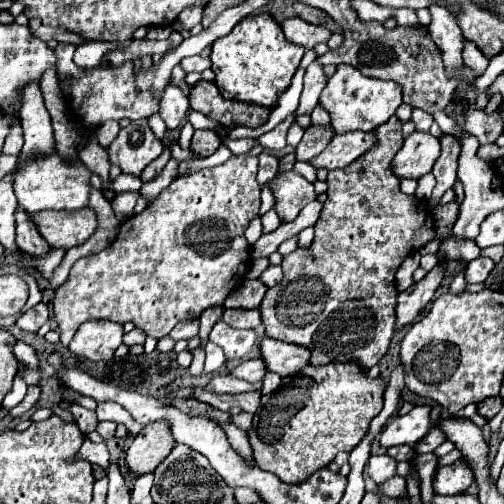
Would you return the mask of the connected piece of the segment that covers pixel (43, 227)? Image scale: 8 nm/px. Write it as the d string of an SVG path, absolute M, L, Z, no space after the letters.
M92 207L78 211L42 211L30 217L38 225L38 231L48 245L62 249L86 243L98 227L96 211Z

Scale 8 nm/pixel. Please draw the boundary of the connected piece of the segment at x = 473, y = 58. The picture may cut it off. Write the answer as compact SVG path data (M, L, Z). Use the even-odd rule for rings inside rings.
M464 41L464 49L462 49L462 59L468 67L472 67L476 71L476 75L482 75L488 67L486 57L482 57L482 51L478 49L478 45L472 45L472 41Z

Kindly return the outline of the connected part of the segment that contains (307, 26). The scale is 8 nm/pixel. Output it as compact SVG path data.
M292 17L282 21L284 37L296 45L302 45L304 49L314 49L318 43L328 43L332 31L324 25L312 25L300 17Z

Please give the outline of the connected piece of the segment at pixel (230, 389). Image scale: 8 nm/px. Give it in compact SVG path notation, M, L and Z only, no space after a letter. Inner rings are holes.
M217 375L210 379L210 383L204 389L220 395L220 393L242 393L242 391L252 391L252 389L260 389L260 387L262 387L262 383L252 385L252 383L230 375Z

